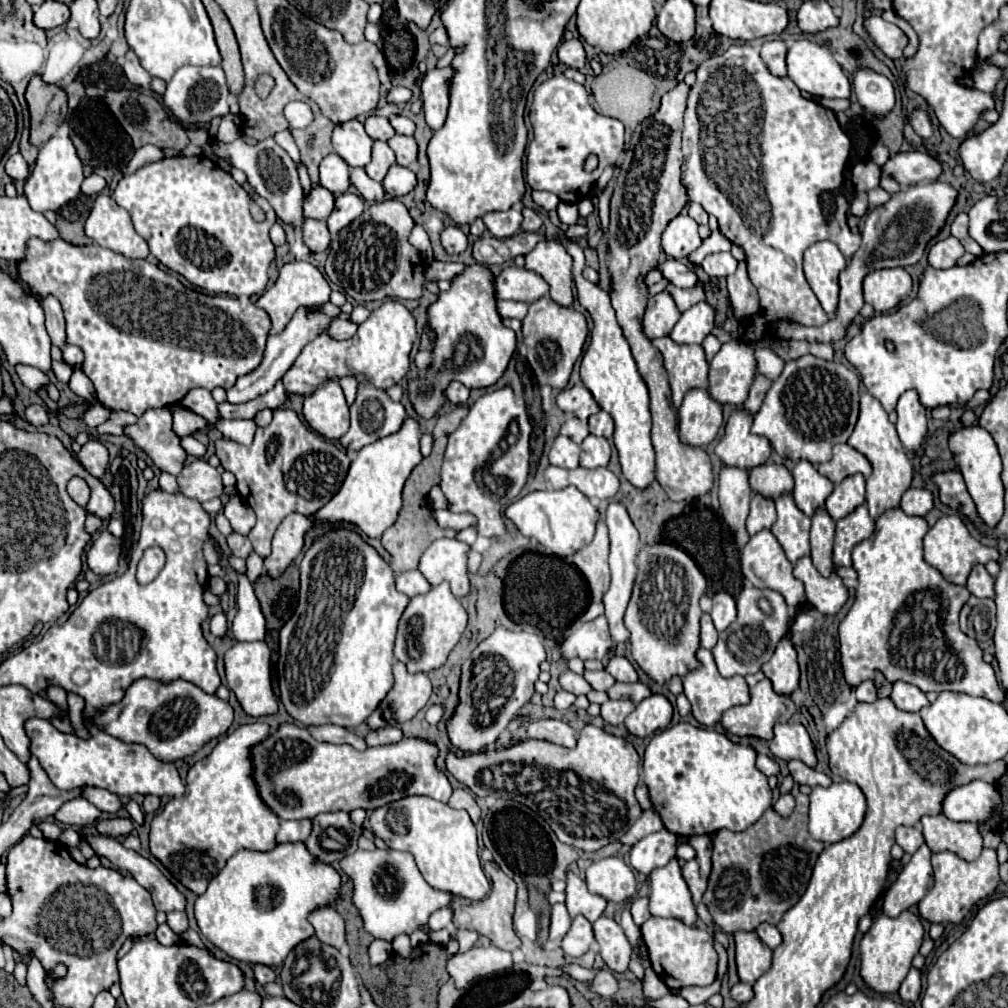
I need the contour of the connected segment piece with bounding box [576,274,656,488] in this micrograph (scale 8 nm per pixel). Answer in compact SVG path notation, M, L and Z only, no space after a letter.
M576 274L578 302L590 312L594 320L594 328L590 334L590 346L582 356L580 378L584 386L592 392L598 406L614 418L614 444L620 454L622 474L636 488L646 488L654 480L654 448L650 442L650 410L648 410L648 388L644 380L640 380L640 372L636 368L634 356L624 340L622 328L618 326L616 312L610 304L610 294L602 290L598 284L584 280Z

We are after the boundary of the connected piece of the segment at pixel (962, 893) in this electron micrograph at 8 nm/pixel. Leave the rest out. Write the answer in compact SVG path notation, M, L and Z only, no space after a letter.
M984 848L982 854L972 862L962 860L954 852L938 852L932 854L932 866L934 866L934 888L918 904L920 916L930 922L940 922L940 924L960 922L974 908L978 900L988 898L1000 884L998 858L996 850L992 848Z

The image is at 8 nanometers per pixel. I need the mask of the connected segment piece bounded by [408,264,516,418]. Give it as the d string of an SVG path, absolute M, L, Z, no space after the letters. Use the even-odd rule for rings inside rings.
M468 264L464 272L452 278L452 288L440 292L438 302L428 308L428 322L438 334L432 366L426 376L408 384L408 396L420 418L432 418L444 406L444 390L452 380L462 382L466 388L486 388L498 382L516 350L516 334L502 324L496 310L494 274L482 264Z

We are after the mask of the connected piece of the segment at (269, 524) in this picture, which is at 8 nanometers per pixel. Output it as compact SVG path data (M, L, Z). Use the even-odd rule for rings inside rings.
M290 408L274 410L272 422L266 428L258 428L250 446L226 438L218 438L214 444L222 466L238 480L236 490L240 498L256 514L256 526L248 538L260 558L266 558L272 552L270 544L278 524L292 512L304 516L318 512L340 490L350 468L348 454L342 448L336 448L332 440L326 440L308 428Z

